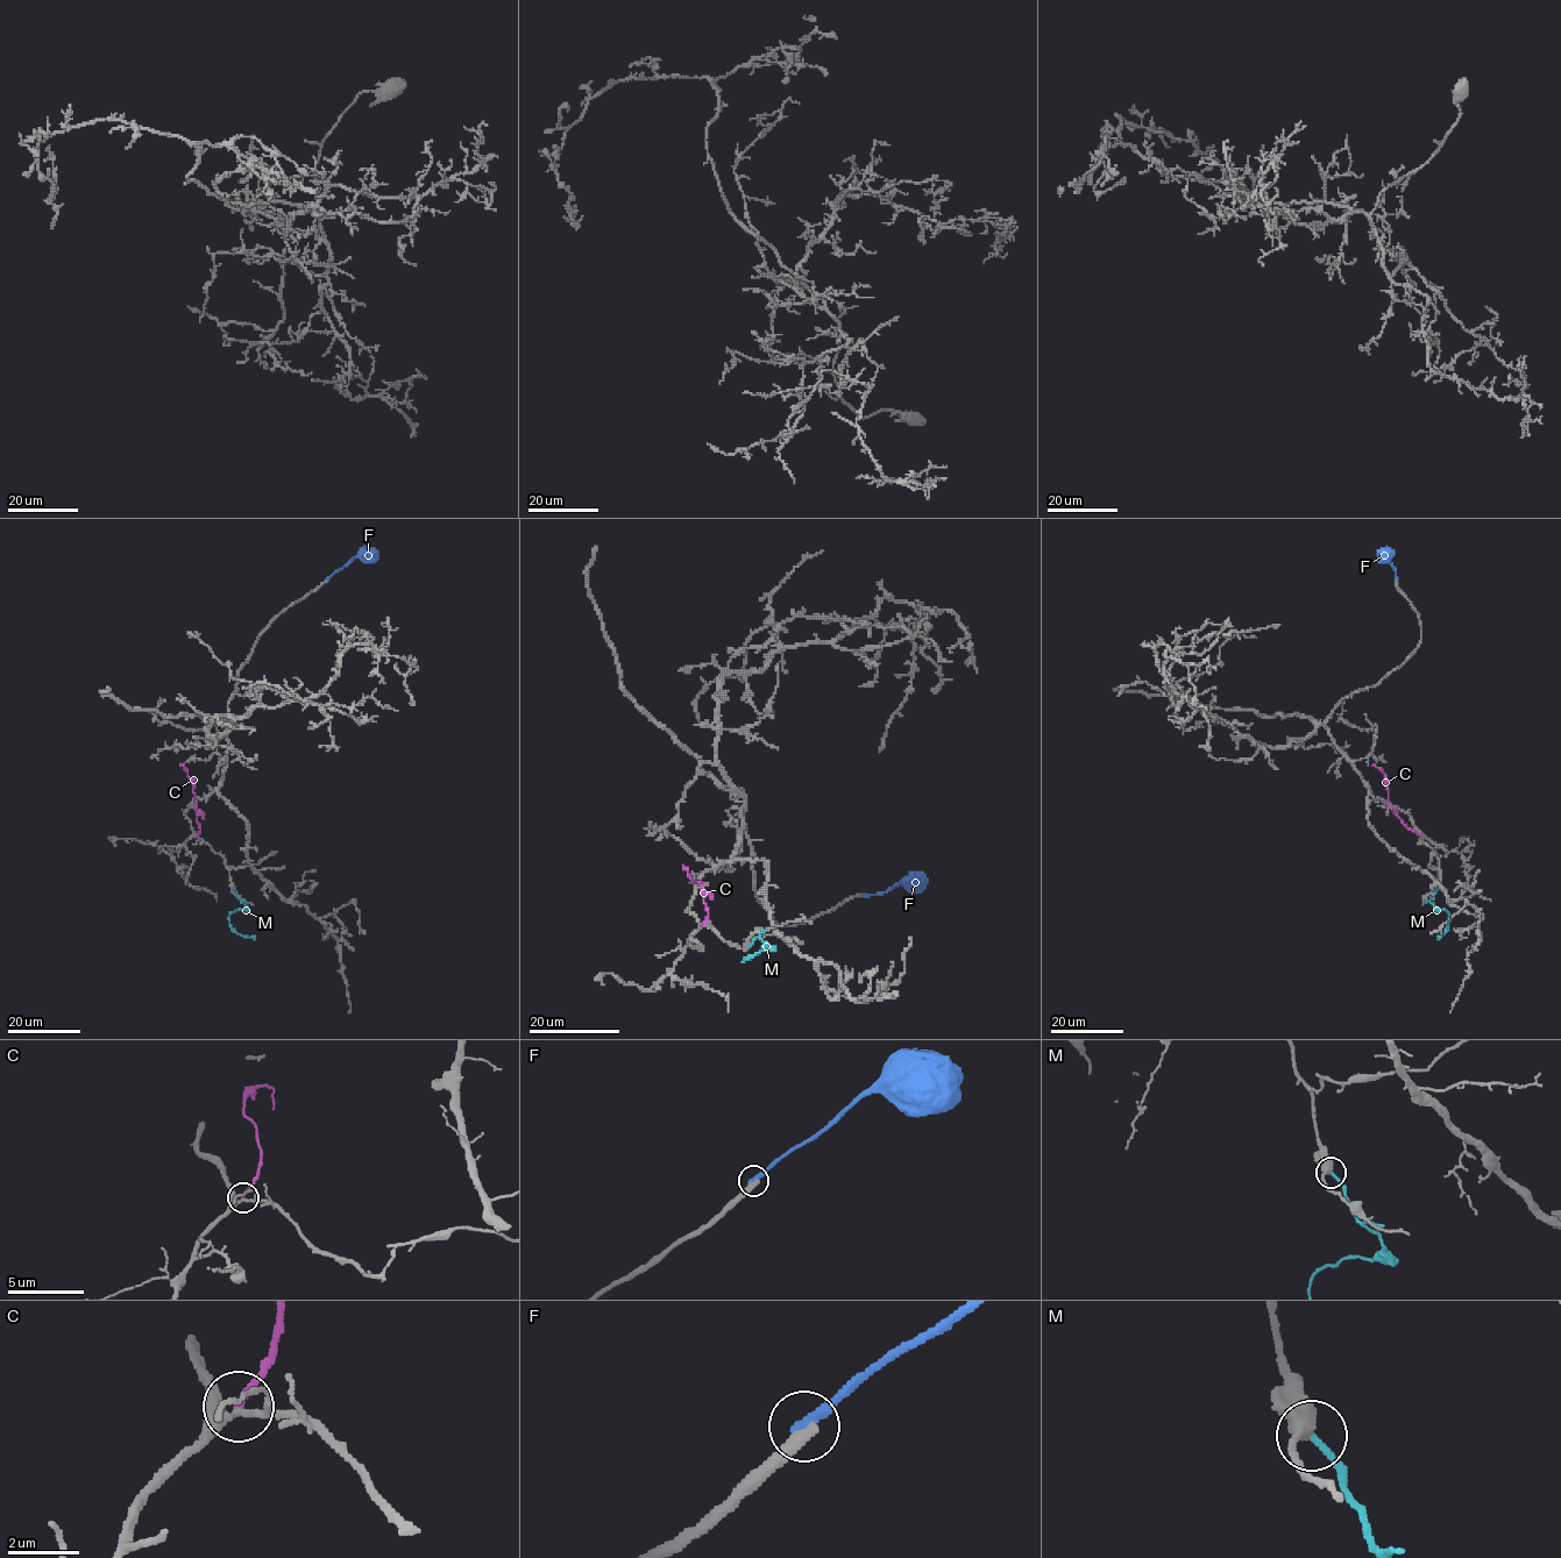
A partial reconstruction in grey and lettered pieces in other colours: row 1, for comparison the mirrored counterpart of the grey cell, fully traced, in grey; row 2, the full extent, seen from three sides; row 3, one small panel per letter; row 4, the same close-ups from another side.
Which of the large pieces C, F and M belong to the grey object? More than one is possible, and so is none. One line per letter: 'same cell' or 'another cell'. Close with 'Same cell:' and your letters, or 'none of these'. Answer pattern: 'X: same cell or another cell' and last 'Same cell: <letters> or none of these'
C: another cell
F: another cell
M: another cell
Same cell: none of these

